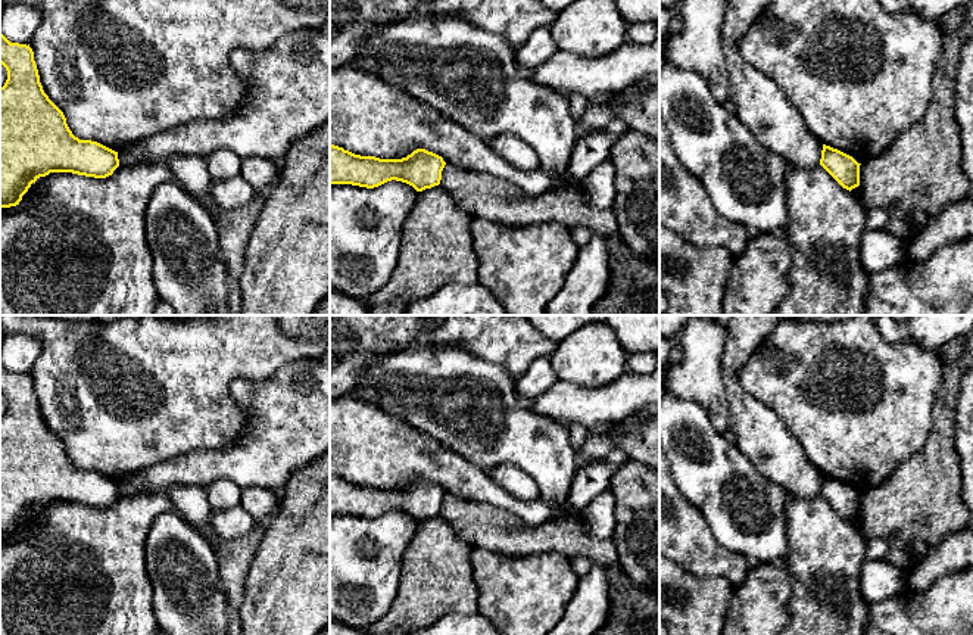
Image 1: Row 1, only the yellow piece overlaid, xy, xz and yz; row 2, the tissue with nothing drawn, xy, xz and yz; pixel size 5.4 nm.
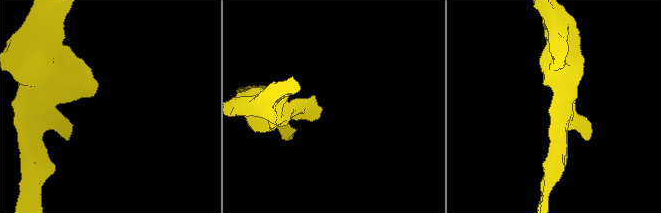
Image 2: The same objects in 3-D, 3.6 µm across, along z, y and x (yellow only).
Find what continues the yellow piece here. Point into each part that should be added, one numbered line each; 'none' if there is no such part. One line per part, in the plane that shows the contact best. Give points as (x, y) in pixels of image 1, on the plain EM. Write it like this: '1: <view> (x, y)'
none

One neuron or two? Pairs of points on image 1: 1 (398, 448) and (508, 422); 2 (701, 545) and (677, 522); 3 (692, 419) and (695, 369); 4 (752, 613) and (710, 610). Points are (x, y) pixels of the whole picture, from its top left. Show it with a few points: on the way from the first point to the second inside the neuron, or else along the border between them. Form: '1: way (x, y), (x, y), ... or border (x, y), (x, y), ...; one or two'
1: border (405, 420), (464, 458); two
2: way (695, 539), (683, 528); one
3: border (674, 395), (698, 402), (708, 414), (714, 427); two
4: border (735, 588), (724, 619); two

